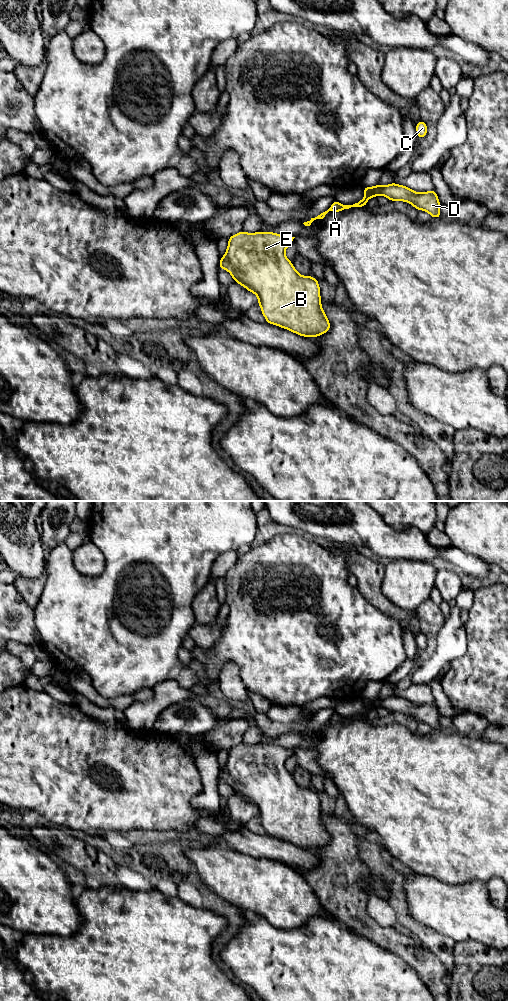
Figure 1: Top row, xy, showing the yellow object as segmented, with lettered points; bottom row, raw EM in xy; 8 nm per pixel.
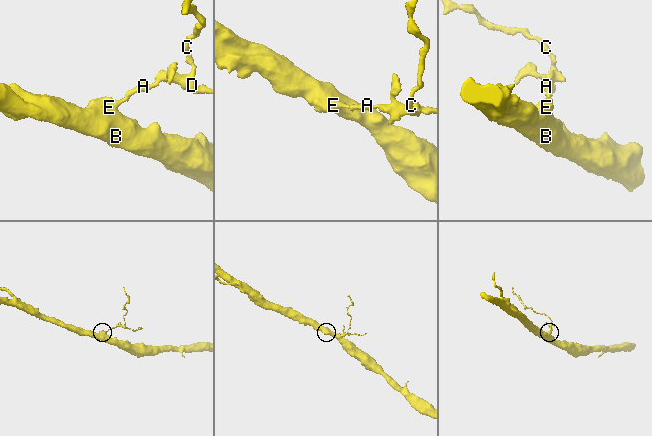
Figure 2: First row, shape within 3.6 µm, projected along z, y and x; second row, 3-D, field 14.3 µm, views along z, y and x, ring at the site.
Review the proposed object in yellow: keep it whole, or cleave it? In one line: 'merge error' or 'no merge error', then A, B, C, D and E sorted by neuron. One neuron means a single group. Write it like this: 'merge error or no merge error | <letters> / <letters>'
no merge error | A B C D E

